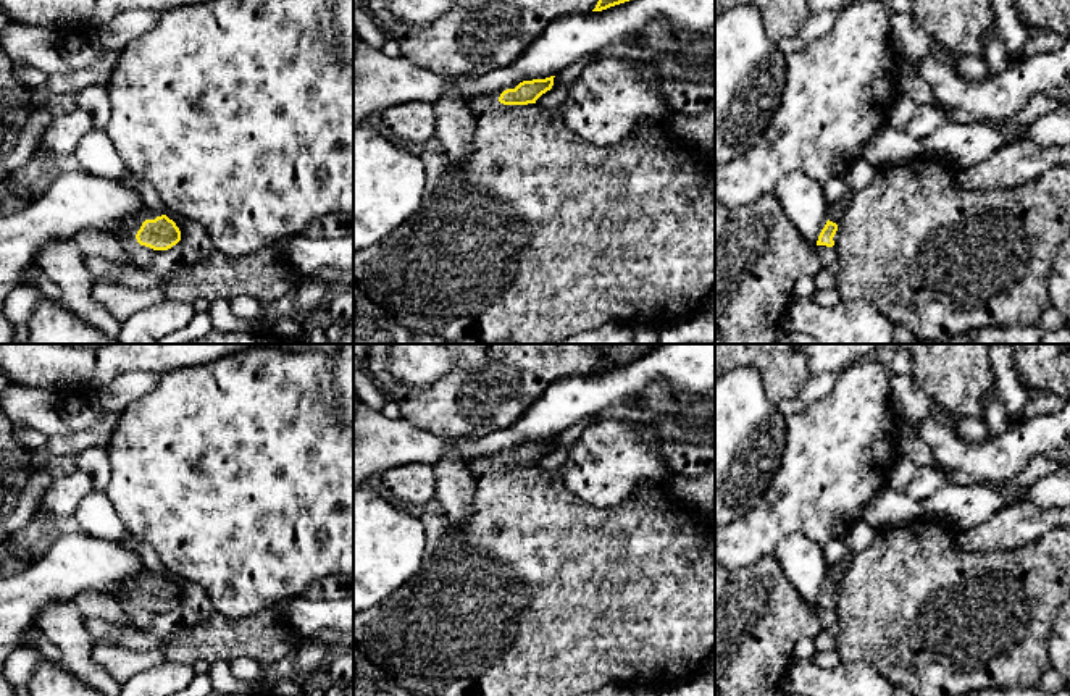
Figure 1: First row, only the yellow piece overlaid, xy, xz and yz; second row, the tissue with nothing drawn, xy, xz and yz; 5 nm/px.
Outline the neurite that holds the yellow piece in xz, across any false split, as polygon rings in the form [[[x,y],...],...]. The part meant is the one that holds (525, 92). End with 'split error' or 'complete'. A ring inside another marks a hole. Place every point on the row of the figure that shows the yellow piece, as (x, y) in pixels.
[[[554,78],[545,79],[533,79],[533,81],[523,81],[515,89],[507,89],[500,94],[499,99],[487,100],[486,97],[476,97],[470,102],[470,110],[474,116],[479,116],[481,113],[487,111],[492,107],[497,107],[499,103],[504,105],[528,105],[536,103],[536,100],[552,89]]]; split error

